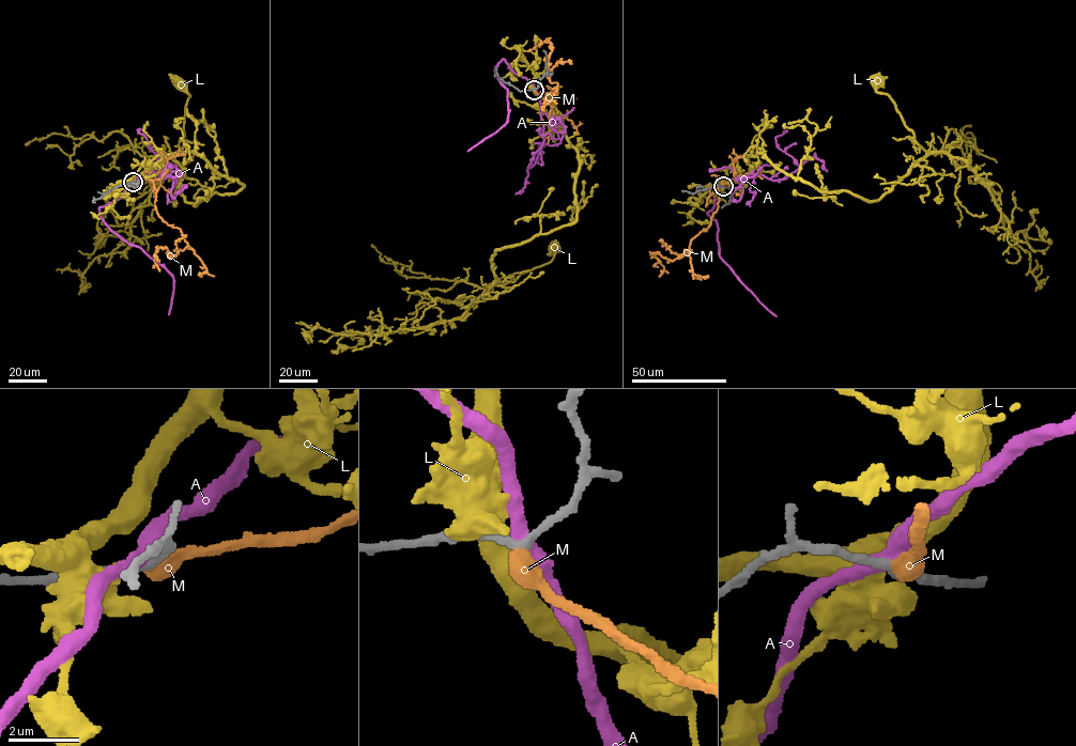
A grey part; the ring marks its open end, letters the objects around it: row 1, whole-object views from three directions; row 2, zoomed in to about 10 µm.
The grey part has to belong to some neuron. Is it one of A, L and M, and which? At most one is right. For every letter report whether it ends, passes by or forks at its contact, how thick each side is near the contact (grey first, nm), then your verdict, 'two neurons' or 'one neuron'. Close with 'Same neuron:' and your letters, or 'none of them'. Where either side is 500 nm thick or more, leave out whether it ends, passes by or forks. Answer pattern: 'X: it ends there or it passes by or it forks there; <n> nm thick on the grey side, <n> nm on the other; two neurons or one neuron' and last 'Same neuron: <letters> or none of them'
A: it passes by; 240 nm thick on the grey side, 440 nm on the other; two neurons
L: 240 nm thick on the grey side, 550 nm on the other; two neurons
M: 240 nm thick on the grey side, 500 nm on the other; one neuron
Same neuron: M

